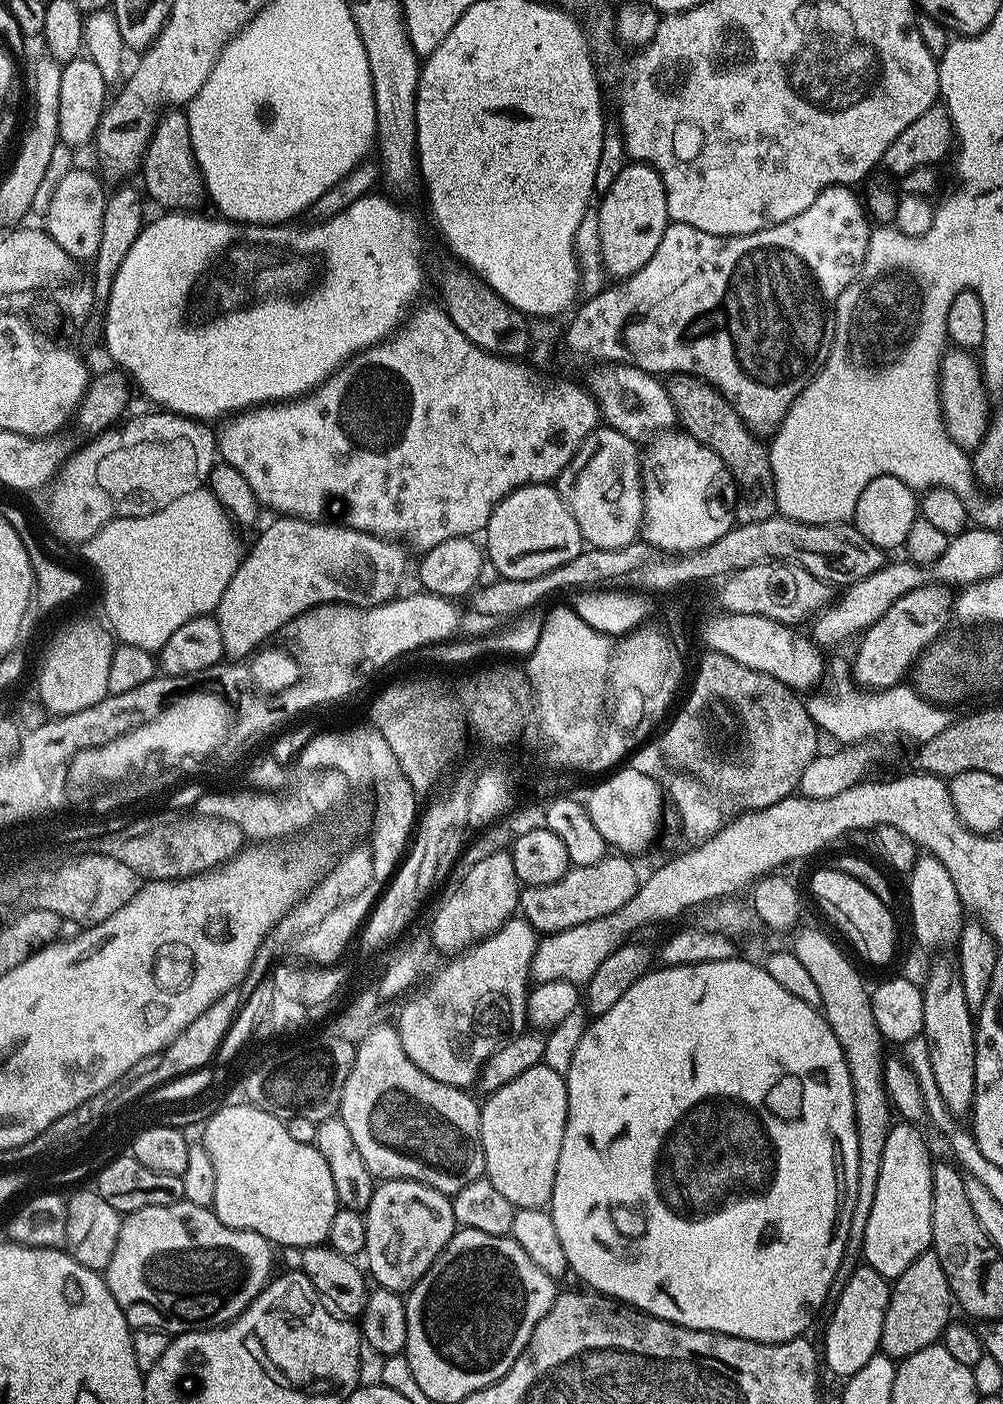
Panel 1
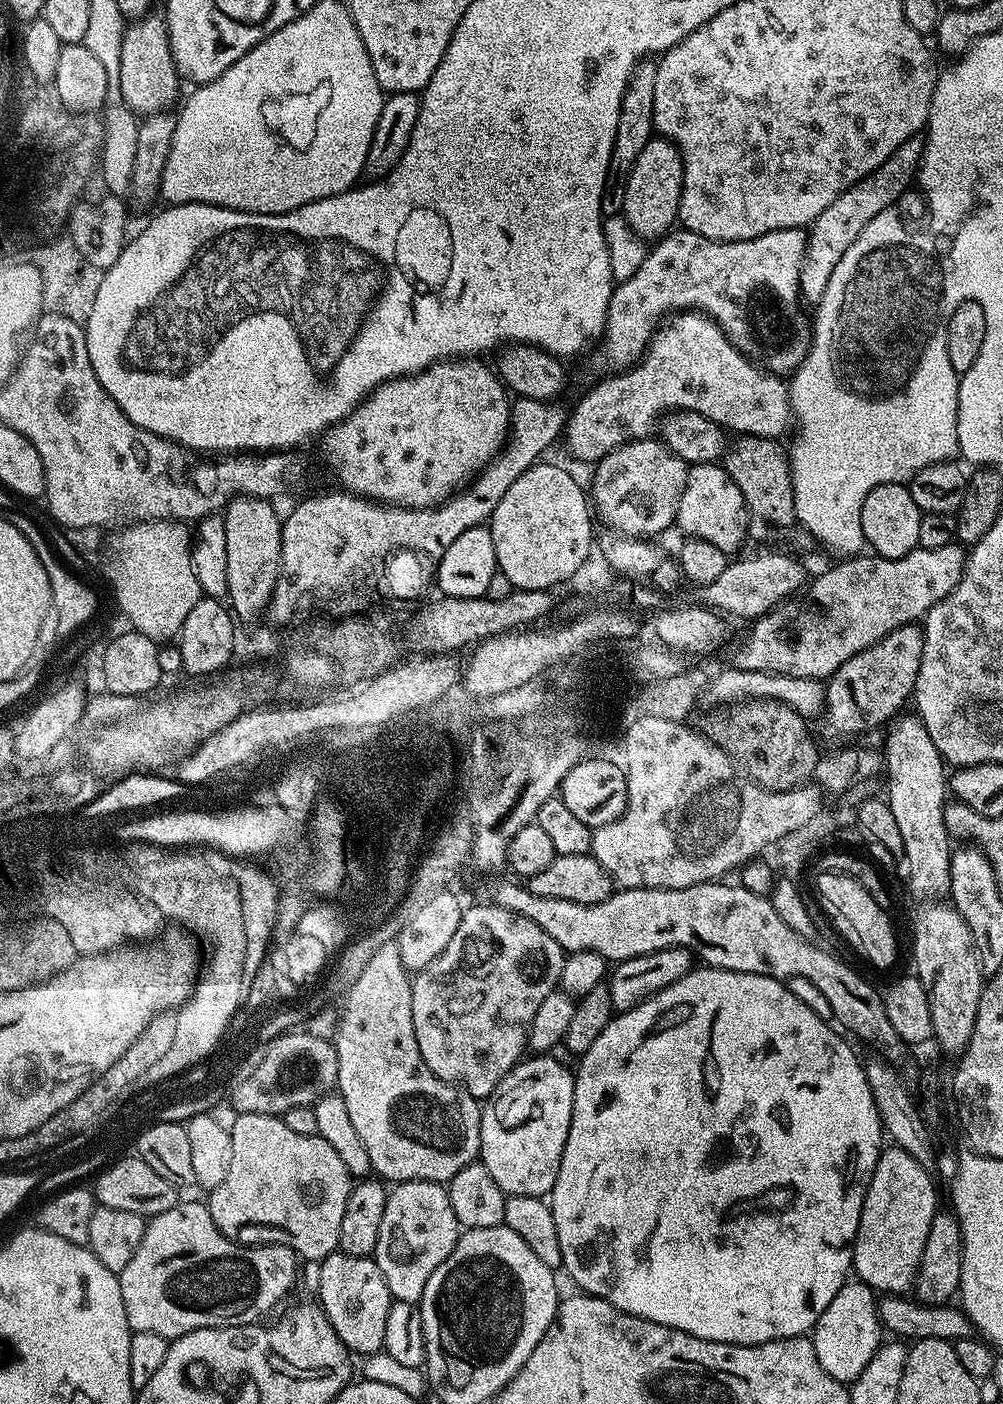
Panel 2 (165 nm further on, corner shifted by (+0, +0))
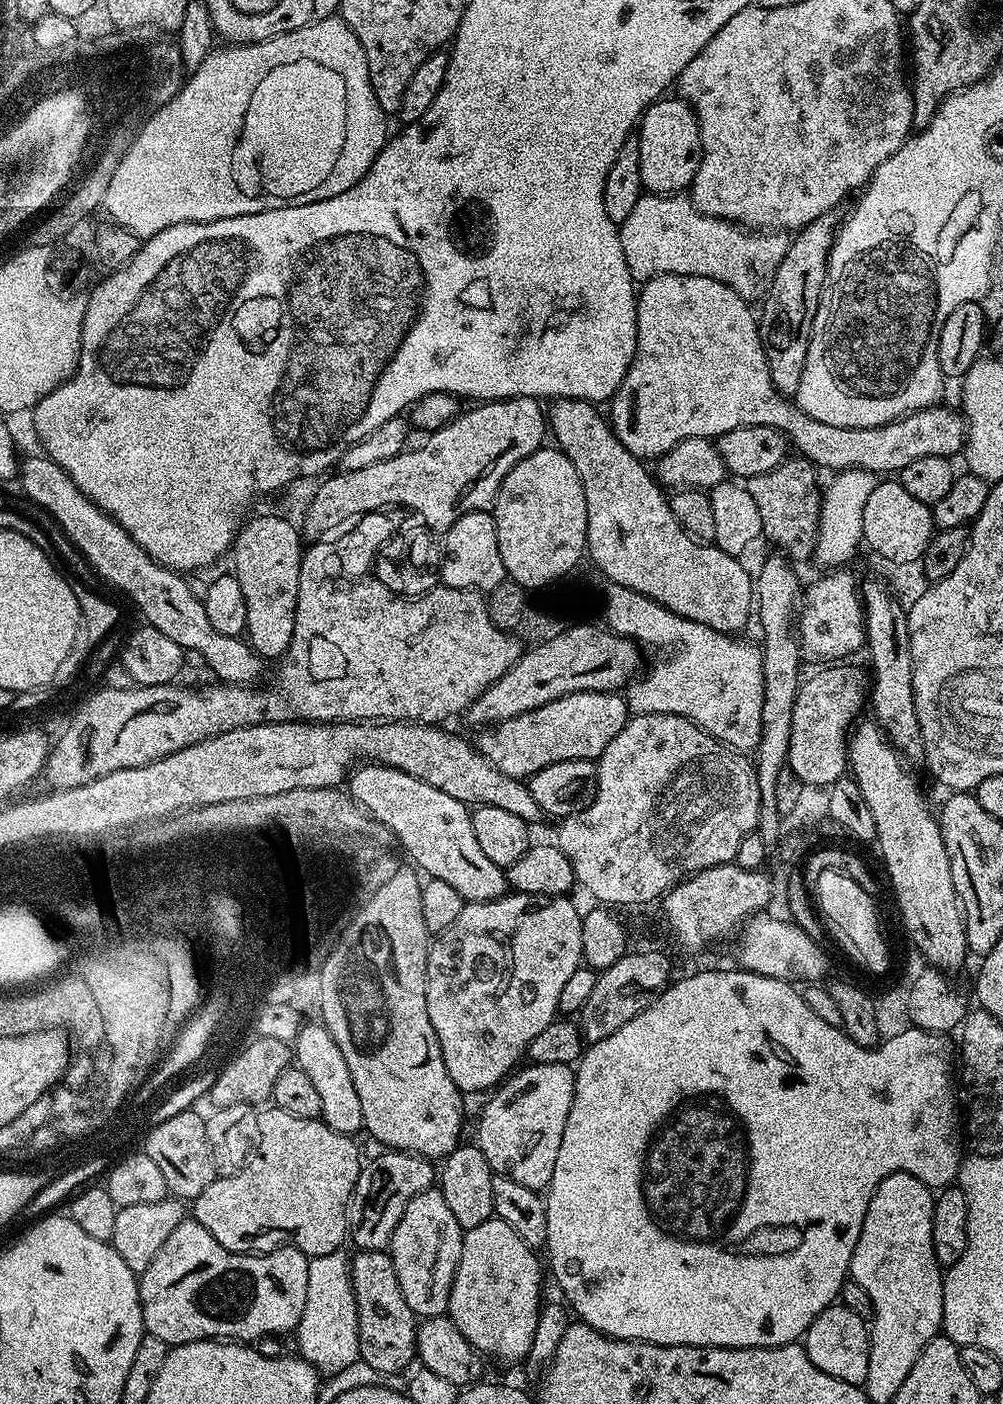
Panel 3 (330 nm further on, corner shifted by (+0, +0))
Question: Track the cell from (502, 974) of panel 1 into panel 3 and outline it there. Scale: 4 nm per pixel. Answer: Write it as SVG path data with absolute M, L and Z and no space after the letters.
M513 891L499 900L478 900L465 903L464 909L454 918L450 927L445 928L431 941L428 949L428 973L426 974L426 1010L430 1014L430 1026L434 1026L434 1034L438 1034L438 1046L442 1050L442 1058L446 1062L446 1070L450 1078L460 1088L461 1093L484 1092L495 1089L521 1063L527 1053L530 1042L546 1030L560 1012L560 999L566 982L574 970L582 967L582 912L571 904L568 896L531 896L525 892Z

